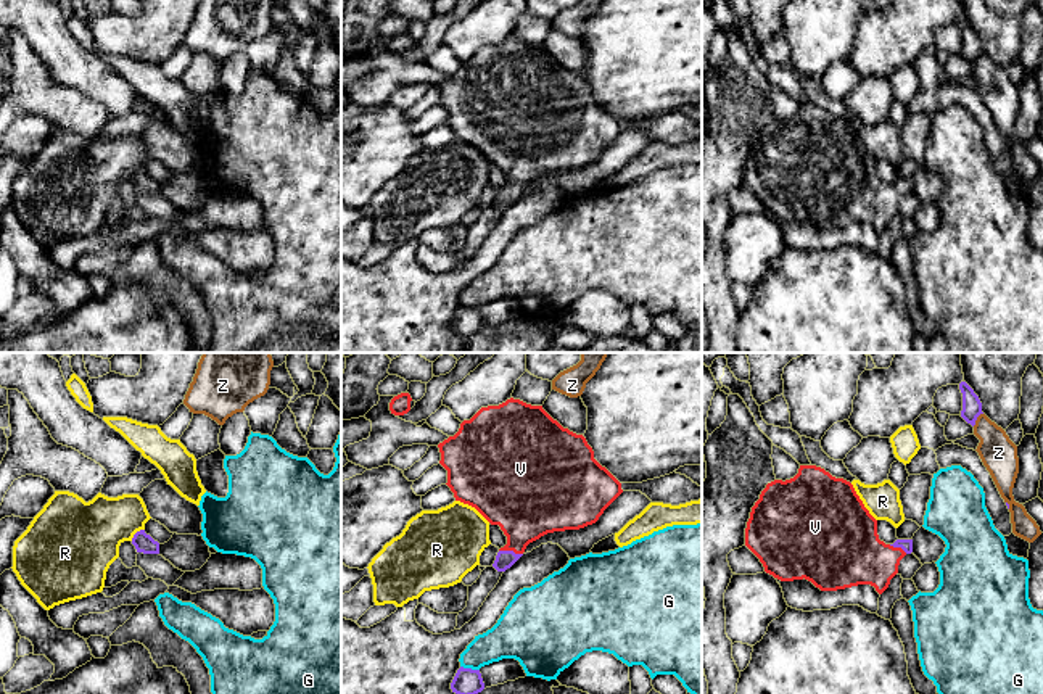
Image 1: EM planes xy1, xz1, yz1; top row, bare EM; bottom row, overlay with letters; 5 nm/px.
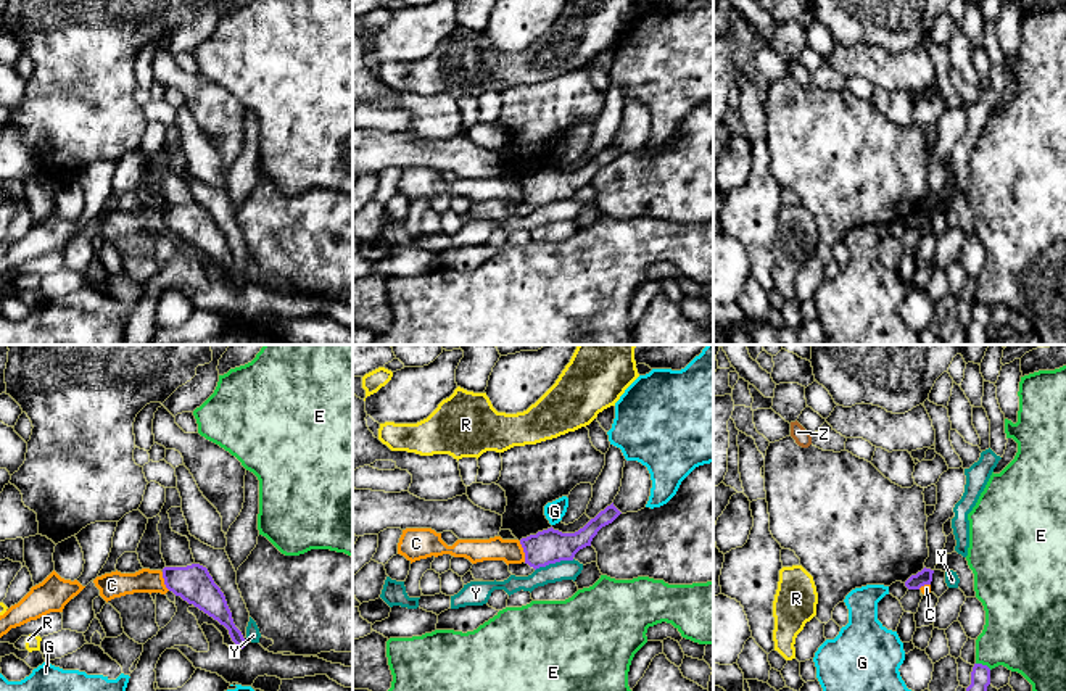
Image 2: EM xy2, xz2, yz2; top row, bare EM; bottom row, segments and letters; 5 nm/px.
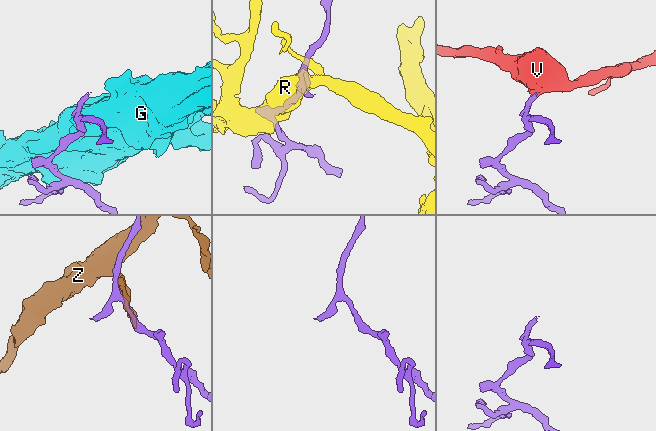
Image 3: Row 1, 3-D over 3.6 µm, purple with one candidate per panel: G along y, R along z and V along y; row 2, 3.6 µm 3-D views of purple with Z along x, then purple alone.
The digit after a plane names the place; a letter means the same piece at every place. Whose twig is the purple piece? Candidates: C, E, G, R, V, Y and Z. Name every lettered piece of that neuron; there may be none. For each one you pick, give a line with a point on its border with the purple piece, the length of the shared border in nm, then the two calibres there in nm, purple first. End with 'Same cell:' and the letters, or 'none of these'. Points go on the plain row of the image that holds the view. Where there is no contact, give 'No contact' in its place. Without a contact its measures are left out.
V: Touches purple at xz1 (511, 190). Shared border 120 nm. Thickness 90 nm (purple) against 360 nm
Same cell: V

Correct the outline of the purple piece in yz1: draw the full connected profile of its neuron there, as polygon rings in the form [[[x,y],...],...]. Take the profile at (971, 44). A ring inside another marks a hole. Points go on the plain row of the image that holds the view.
[[[959,23],[959,29],[963,32],[963,50],[961,56],[971,63],[972,66],[975,64],[975,60],[982,52],[982,42],[979,35],[974,32],[974,29],[966,23]]]

